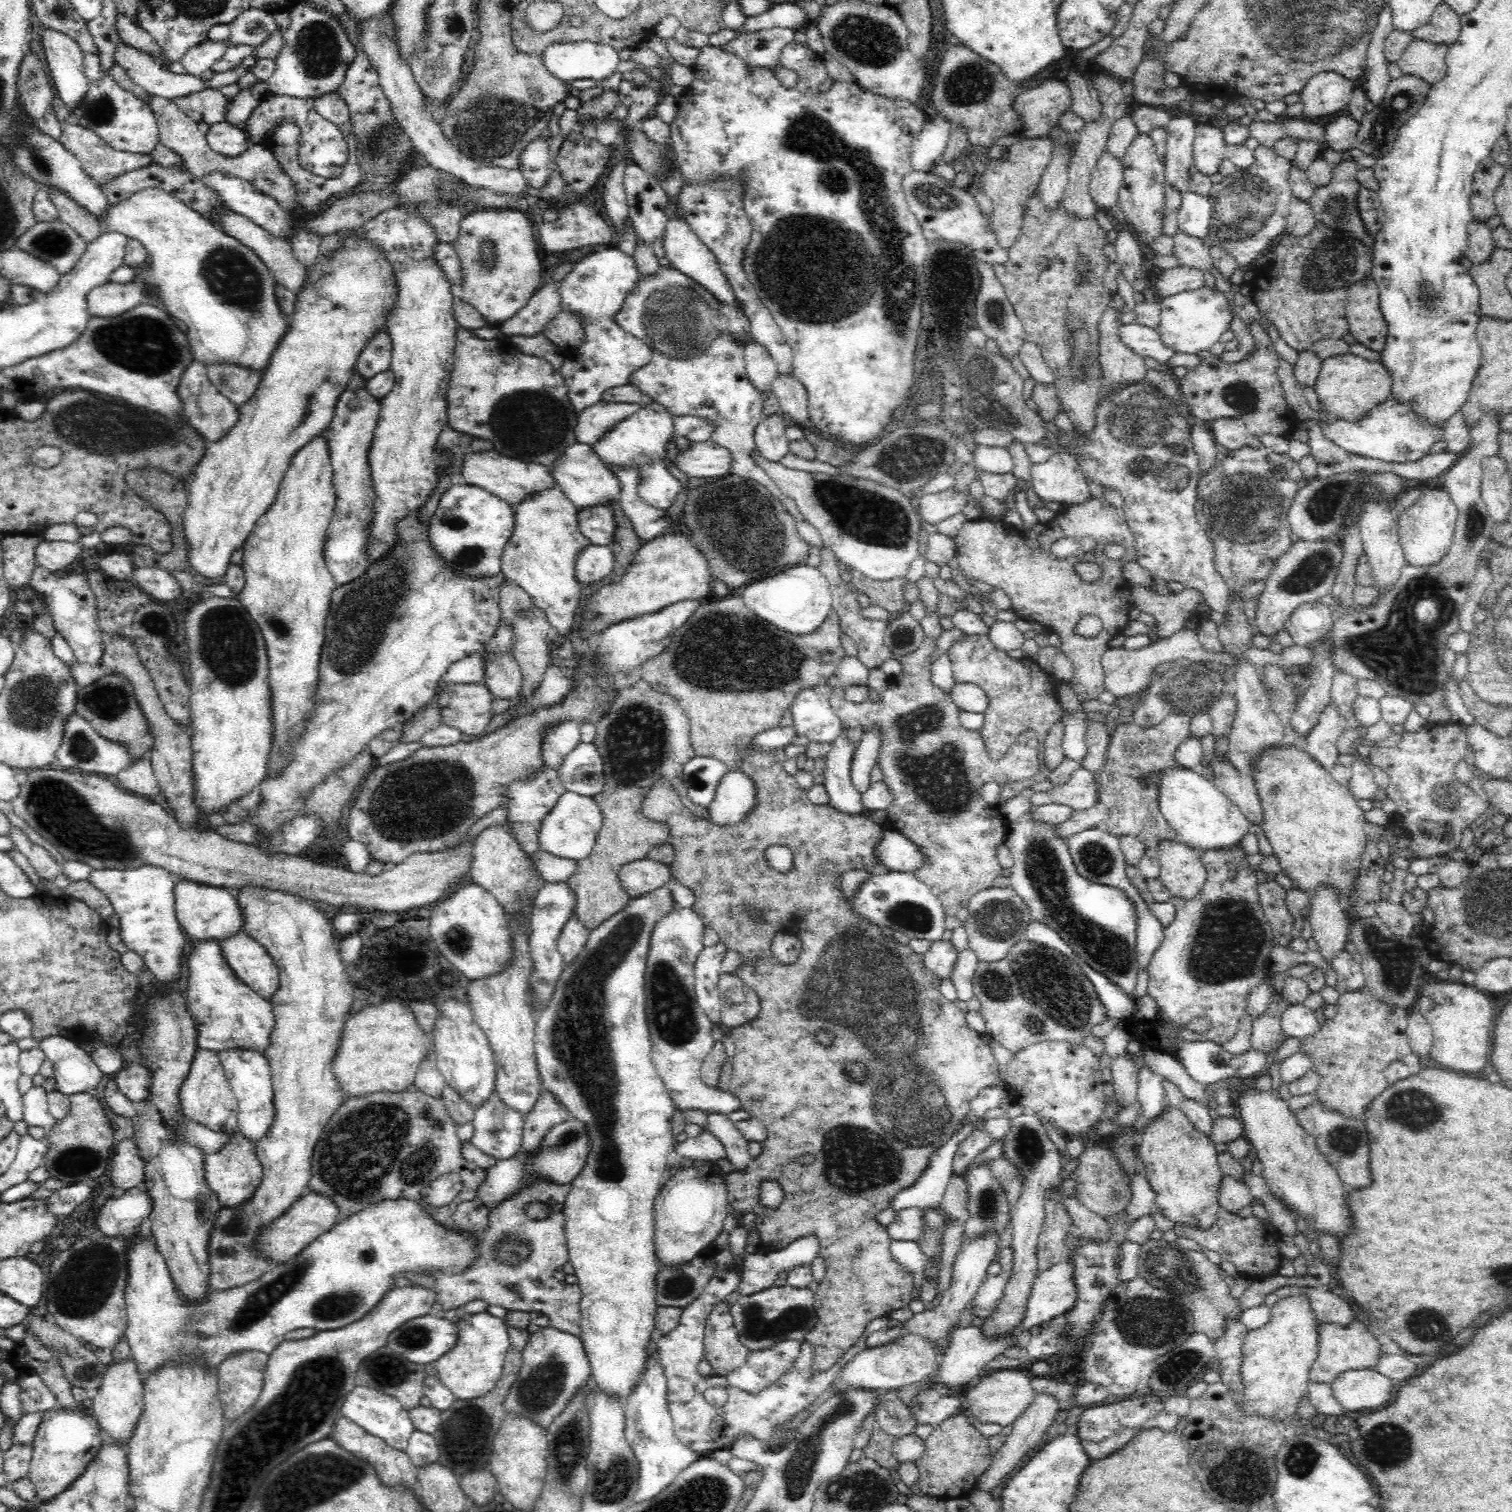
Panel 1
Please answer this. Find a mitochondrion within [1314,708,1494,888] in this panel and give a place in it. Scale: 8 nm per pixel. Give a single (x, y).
(1443, 802)

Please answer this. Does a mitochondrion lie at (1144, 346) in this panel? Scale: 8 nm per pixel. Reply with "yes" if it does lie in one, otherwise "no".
no

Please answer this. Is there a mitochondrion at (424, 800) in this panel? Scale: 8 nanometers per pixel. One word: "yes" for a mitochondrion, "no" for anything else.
yes

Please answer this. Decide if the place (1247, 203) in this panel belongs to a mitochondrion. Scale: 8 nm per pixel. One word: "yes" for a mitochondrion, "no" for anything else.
yes

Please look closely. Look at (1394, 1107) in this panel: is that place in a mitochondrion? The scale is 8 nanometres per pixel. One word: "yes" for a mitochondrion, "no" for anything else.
yes

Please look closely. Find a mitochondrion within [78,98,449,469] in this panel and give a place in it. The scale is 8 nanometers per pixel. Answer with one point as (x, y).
(147, 345)

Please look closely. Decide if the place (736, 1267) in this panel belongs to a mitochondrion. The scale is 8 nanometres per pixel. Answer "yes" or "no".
no

